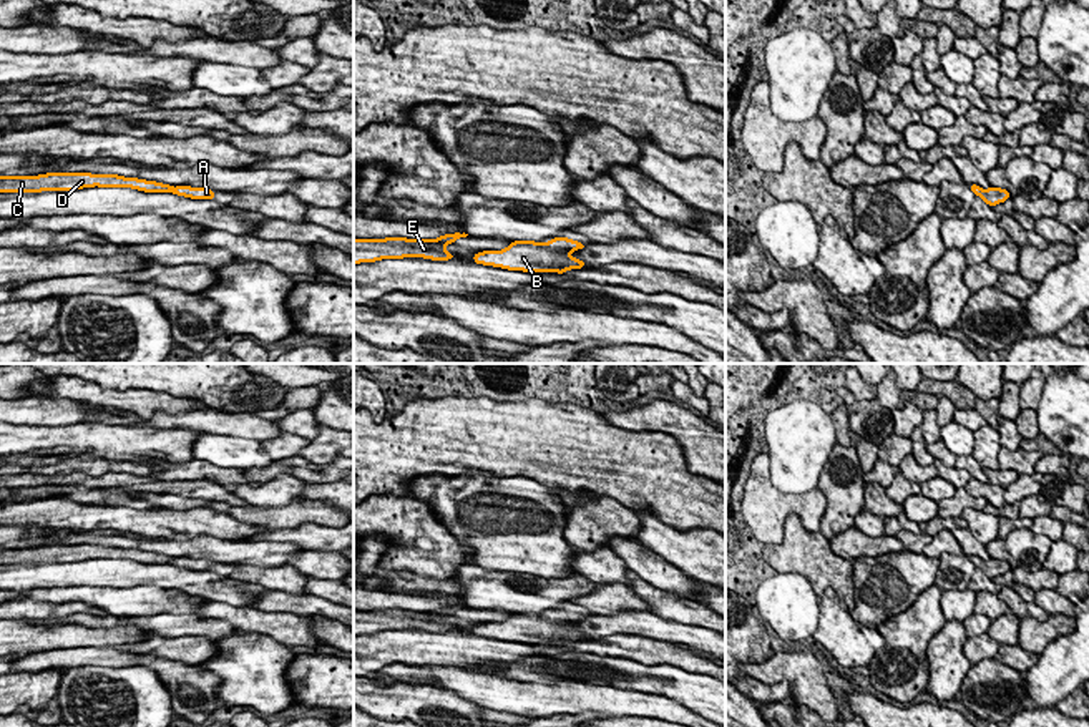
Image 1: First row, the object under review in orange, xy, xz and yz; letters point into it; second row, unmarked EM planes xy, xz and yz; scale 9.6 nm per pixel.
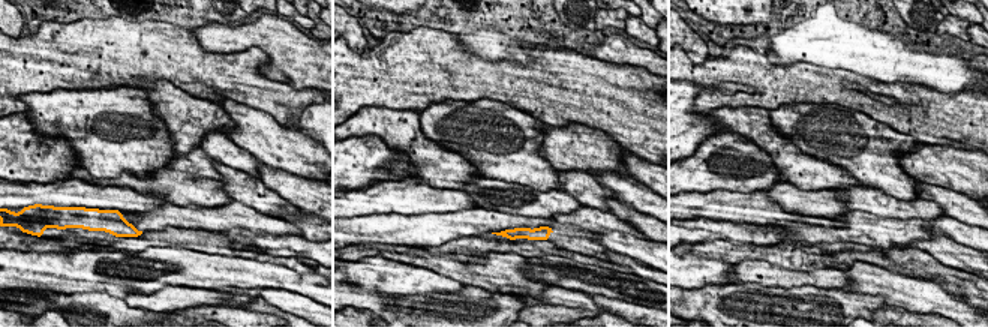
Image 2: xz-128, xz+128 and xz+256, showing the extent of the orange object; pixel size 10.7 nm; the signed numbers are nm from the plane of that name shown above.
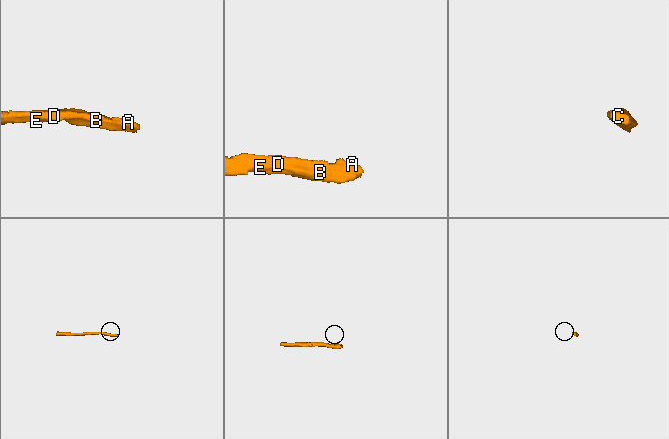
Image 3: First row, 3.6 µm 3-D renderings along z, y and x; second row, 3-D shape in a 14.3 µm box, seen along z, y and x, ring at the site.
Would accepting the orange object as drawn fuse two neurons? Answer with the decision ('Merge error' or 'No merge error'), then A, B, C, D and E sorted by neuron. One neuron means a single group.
No merge error. Groups: A B C D E

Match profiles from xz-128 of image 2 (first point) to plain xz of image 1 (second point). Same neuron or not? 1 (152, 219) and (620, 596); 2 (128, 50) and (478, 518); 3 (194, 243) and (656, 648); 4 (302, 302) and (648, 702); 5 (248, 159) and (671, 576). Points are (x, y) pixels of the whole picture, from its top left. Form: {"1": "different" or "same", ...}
{"1": "different", "2": "different", "3": "same", "4": "same", "5": "same"}

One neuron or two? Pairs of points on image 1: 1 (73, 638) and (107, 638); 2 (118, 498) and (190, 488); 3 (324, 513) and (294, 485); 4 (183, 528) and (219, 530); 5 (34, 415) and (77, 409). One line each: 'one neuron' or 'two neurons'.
1: one neuron
2: two neurons
3: two neurons
4: one neuron
5: one neuron

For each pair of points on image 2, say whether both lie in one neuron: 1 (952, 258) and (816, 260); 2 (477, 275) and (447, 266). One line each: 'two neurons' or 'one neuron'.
1: two neurons
2: one neuron

